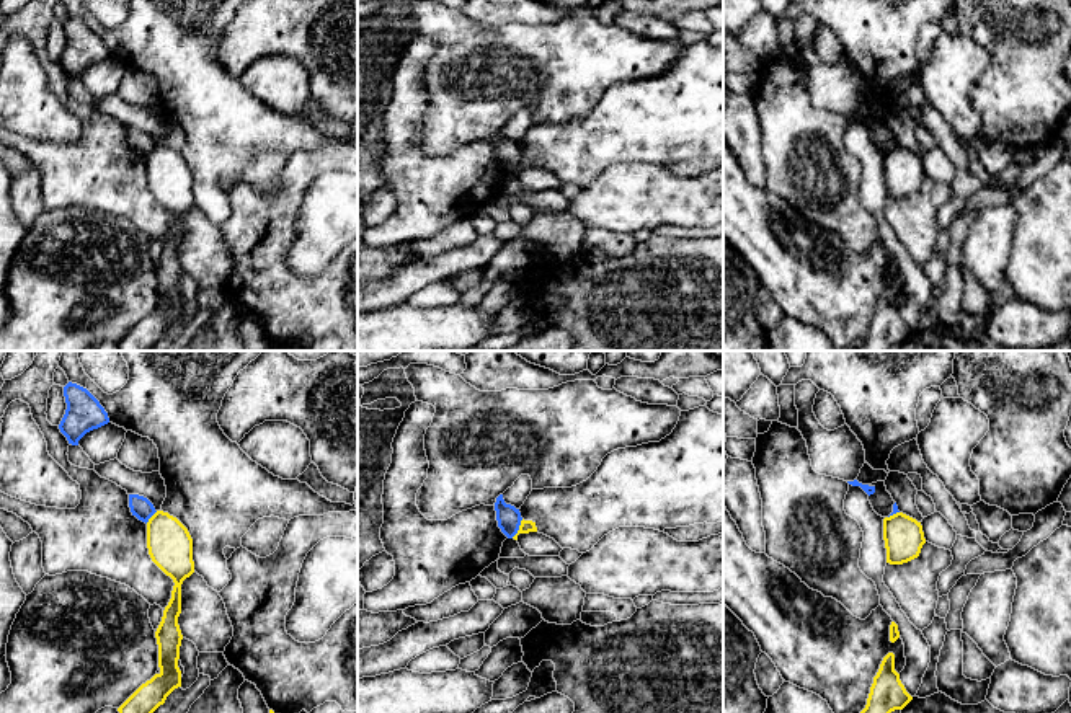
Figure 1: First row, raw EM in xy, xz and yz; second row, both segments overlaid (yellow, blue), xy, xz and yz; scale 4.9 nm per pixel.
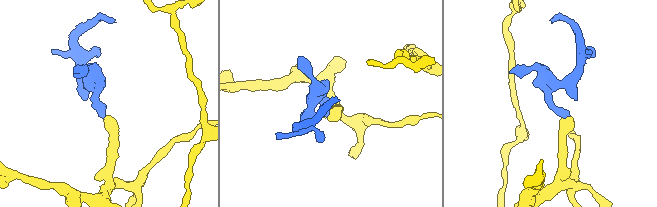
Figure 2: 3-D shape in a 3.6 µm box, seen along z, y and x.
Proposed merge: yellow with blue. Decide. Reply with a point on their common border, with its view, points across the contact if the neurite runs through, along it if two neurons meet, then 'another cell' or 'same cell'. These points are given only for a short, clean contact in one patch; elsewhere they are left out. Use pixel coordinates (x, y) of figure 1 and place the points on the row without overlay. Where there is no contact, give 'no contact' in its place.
meets yellow in xz at (519, 163); border along xz (523, 154), (511, 172); another cell

